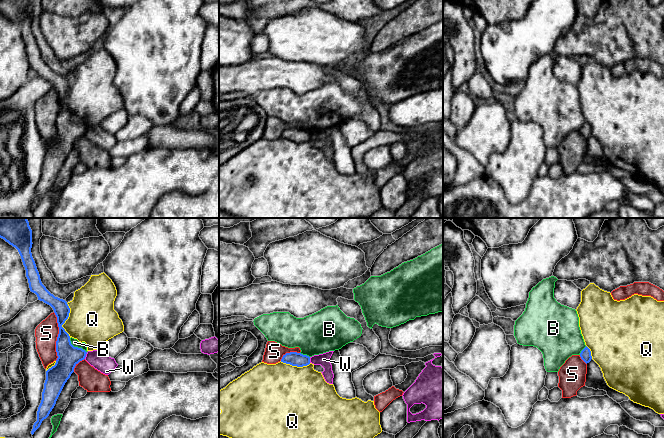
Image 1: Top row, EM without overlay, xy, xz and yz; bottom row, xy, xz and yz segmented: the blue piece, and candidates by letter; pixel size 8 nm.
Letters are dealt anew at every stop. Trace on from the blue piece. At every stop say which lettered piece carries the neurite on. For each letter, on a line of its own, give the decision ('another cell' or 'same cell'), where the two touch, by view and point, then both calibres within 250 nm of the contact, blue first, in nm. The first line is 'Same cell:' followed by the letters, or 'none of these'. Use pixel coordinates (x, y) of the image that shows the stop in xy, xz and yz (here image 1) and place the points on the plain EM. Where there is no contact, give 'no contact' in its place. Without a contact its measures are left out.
Same cell: none of these
B: another cell | xy (76, 123) | 180/60 nm
Q: another cell | xy (66, 95) | 150/380 nm
S: another cell | xy (58, 112) | 180/190 nm
W: another cell | xy (85, 131) | 180/140 nm

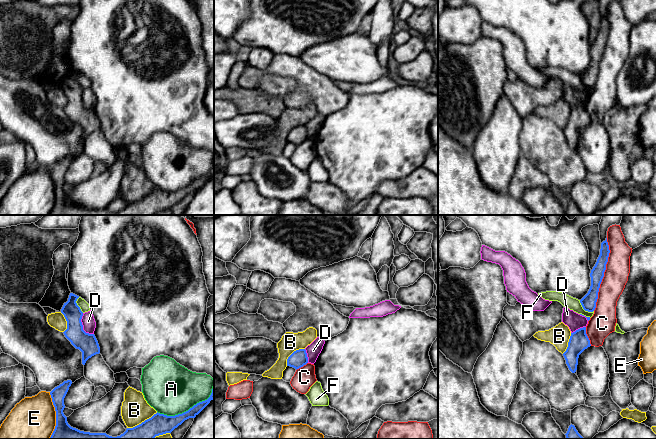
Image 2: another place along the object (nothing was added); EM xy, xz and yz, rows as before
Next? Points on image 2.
Same cell: none of these
A: another cell | xy (189, 185) | 160/420 nm
B: another cell | xy (142, 198) | 220/220 nm
C: another cell | yz (603, 50) | 110/190 nm
D: another cell | xy (82, 102) | 160/110 nm
E: another cell | xy (56, 191) | 220/380 nm
F: another cell | yz (584, 85) | 120/100 nm

